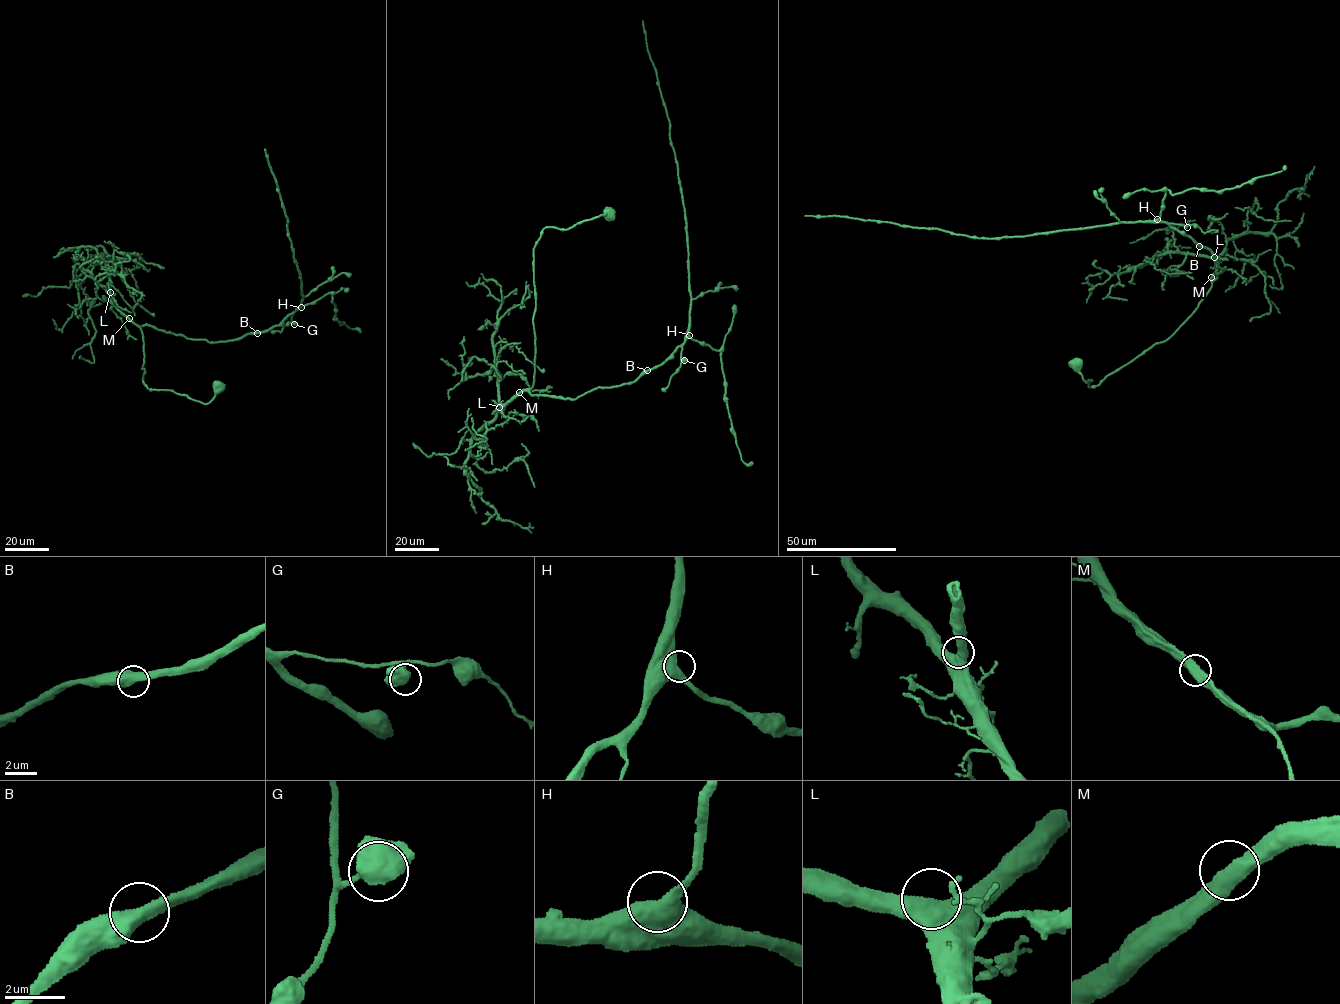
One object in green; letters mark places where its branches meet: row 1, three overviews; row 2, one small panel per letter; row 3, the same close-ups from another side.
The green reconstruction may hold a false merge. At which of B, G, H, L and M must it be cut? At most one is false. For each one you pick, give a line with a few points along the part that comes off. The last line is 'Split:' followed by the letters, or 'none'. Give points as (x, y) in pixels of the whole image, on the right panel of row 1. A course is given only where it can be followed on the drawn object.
Split: none

